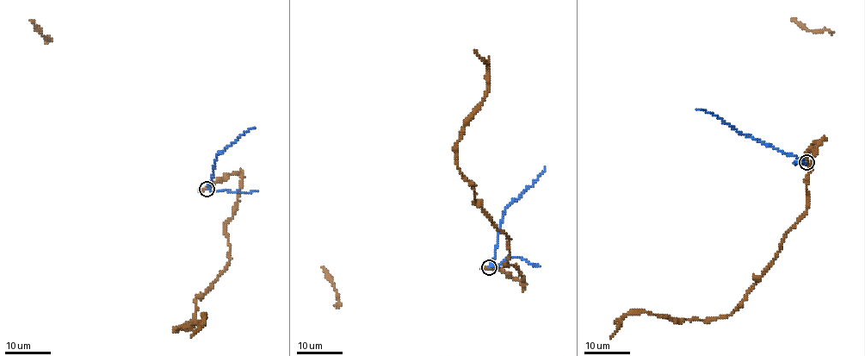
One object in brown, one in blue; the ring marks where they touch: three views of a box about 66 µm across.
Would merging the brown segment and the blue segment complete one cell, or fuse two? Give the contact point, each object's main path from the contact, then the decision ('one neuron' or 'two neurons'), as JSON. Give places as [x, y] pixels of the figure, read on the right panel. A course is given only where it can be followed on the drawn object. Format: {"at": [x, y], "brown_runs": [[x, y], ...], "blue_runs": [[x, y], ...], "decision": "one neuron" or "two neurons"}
{"at": [806, 162], "brown_runs": [[806, 162], [816, 142], [807, 211], [786, 234], [770, 265], [729, 315], [681, 320], [628, 313], [610, 338]], "blue_runs": [[806, 162], [743, 134], [715, 115], [696, 109]], "decision": "two neurons"}

